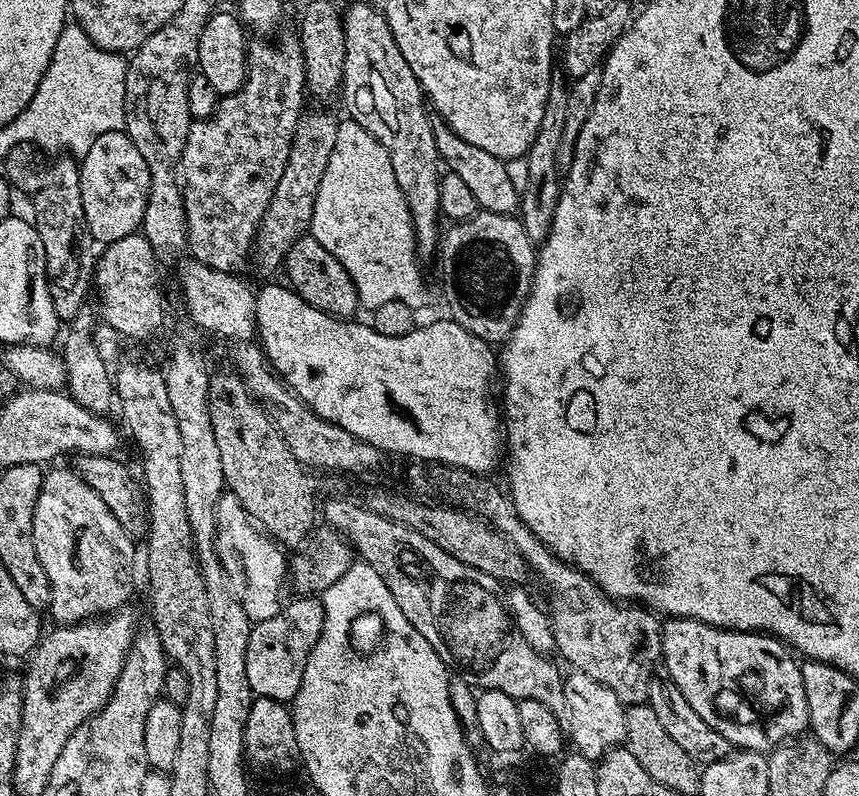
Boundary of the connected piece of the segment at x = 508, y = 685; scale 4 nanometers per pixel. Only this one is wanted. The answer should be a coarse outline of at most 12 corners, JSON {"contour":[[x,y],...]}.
{"contour":[[505,618],[490,656],[442,662],[473,689],[564,710],[564,676]]}

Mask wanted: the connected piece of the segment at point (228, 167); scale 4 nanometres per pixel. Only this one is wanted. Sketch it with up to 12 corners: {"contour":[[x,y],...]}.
{"contour":[[295,35],[191,121],[187,255],[239,273],[305,111]]}

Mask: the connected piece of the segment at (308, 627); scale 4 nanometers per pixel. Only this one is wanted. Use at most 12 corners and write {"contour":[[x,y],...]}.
{"contour":[[292,598],[250,630],[253,697],[291,702],[324,625]]}

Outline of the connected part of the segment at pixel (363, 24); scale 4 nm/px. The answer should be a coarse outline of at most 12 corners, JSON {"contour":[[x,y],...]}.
{"contour":[[379,7],[343,17],[344,108],[390,154],[416,255],[441,246],[420,89]]}

